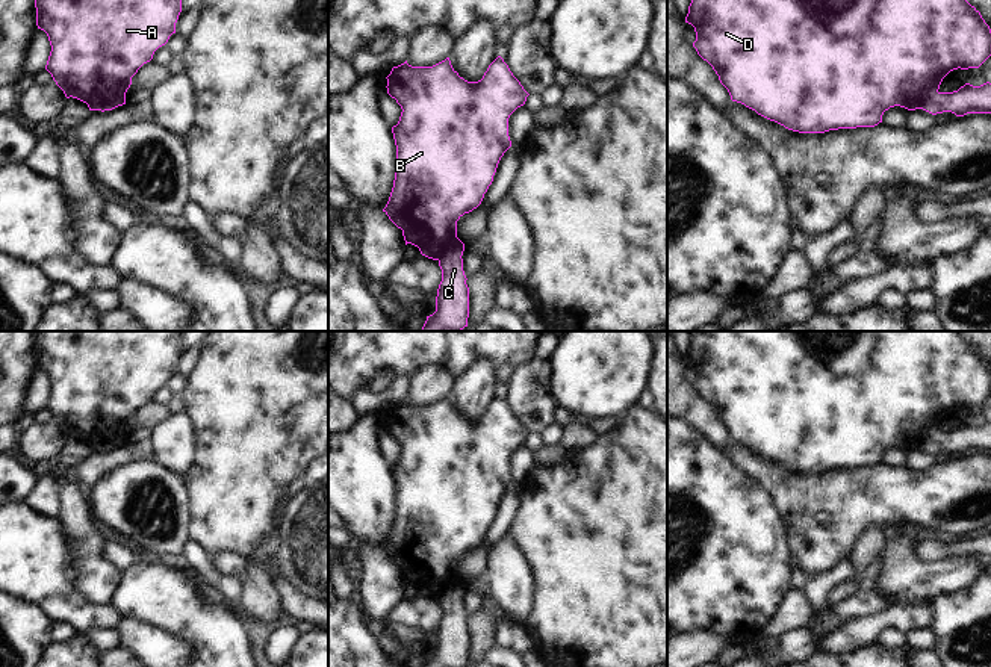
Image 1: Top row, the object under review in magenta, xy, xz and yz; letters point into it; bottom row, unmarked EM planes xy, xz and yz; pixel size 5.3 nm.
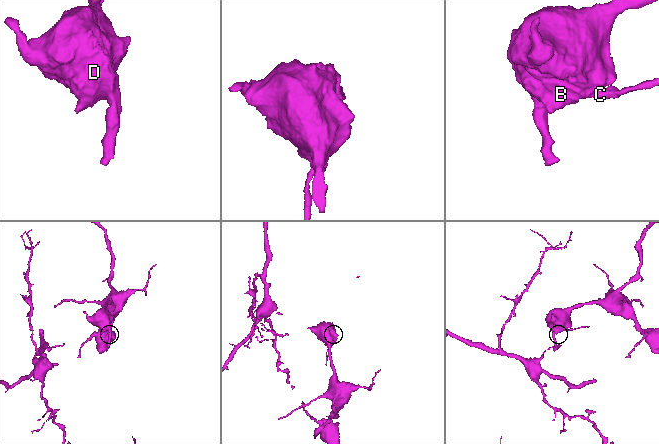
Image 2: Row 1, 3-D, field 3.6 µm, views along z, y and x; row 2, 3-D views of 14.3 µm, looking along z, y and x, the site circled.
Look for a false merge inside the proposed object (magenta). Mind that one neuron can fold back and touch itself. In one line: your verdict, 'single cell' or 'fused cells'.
fused cells

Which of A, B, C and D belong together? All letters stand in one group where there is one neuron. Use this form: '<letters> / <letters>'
A B D / C

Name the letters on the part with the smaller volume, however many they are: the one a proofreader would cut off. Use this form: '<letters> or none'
C

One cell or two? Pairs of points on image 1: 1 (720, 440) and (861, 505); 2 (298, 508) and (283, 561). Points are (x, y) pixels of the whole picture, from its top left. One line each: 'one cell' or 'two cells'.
1: two cells
2: one cell

